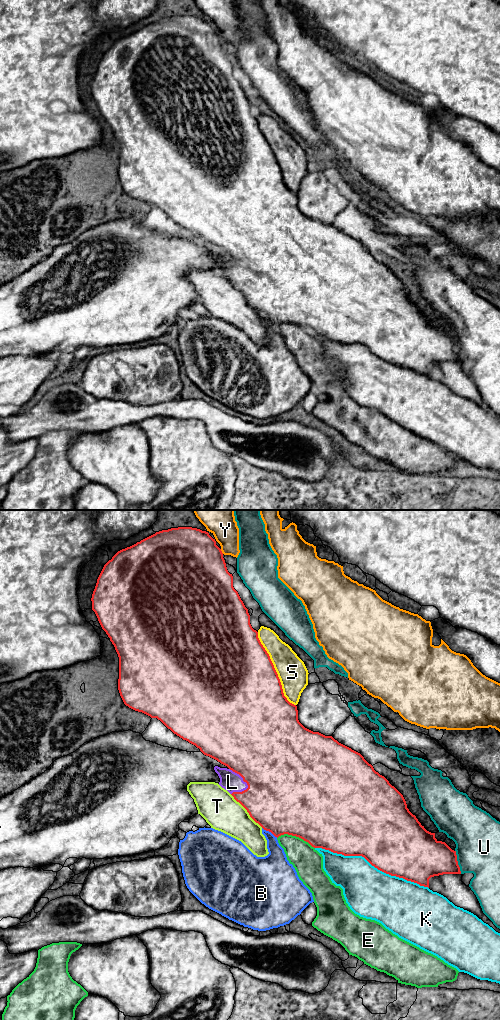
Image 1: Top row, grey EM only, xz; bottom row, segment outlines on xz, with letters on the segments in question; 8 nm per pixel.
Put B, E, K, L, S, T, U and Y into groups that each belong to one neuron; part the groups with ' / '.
B / E / K / L / S / T / U / Y

